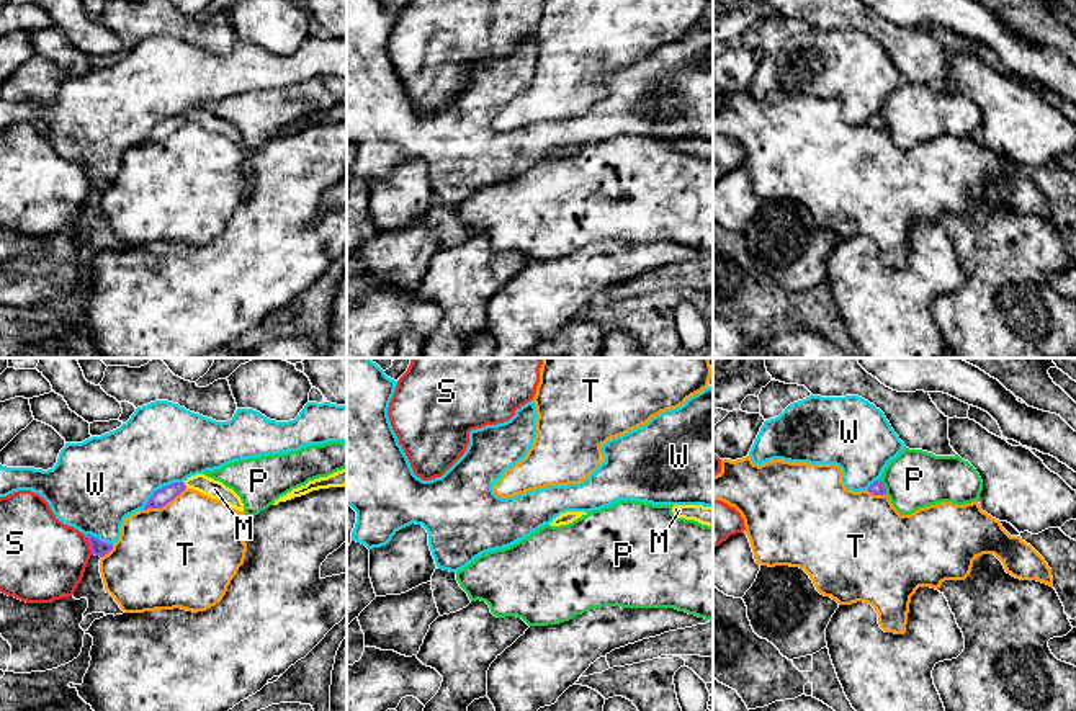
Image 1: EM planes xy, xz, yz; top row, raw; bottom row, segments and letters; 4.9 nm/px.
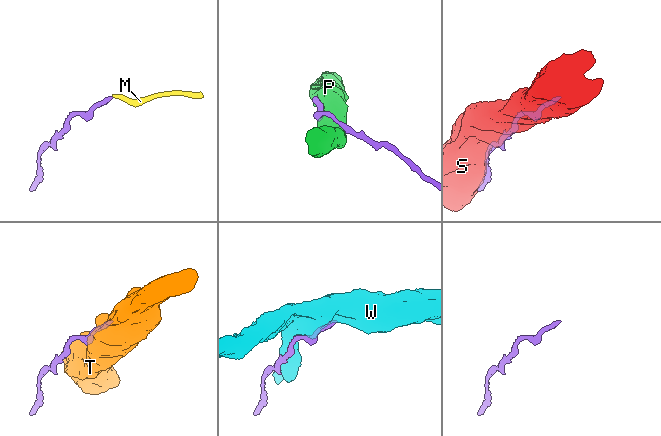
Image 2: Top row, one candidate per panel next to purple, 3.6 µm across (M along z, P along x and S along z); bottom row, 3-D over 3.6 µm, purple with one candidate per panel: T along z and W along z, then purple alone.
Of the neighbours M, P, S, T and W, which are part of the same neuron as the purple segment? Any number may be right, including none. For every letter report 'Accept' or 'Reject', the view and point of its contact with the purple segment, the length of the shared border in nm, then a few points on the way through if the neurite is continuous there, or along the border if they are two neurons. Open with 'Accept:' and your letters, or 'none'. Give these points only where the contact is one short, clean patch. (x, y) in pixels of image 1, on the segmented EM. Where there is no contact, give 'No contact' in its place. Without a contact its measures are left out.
Accept: M
M: Accept. Touches purple at xy (183, 484). Shared border 40 nm. Path across: xy (161, 497), (183, 484), (205, 484), (215, 489)
P: Reject. Touches purple at yz (883, 486). Shared border 80 nm
S: Reject. Touches purple at xy (89, 543). Shared border 100 nm
T: Reject. Touches purple at xy (164, 505). Shared border 240 nm
W: Reject. Touches purple at xy (159, 489). Shared border 240 nm

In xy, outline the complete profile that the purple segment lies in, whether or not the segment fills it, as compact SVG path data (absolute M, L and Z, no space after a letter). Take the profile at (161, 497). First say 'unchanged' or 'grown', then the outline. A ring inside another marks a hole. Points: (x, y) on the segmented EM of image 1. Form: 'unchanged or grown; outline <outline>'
grown; outline M196 474L196 476L188 477L183 482L173 482L170 485L165 485L155 490L154 495L146 503L144 510L165 507L177 495L180 495L185 489L198 490L211 499L217 499L224 502L226 505L239 512L244 512L244 503L232 489L226 487L222 482L214 481L204 474Z

